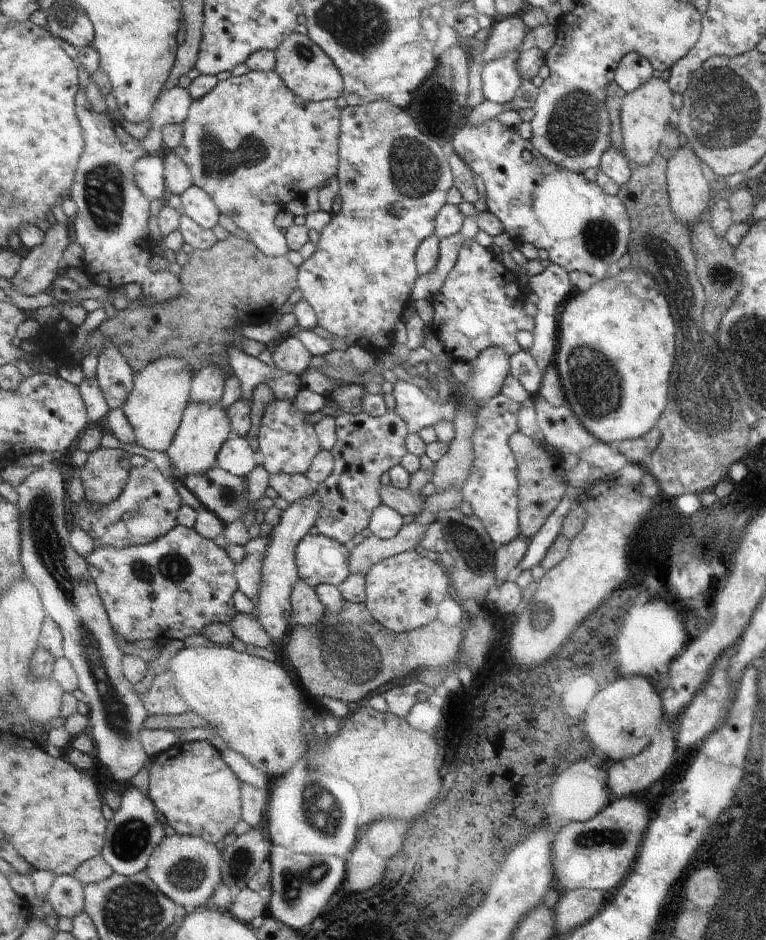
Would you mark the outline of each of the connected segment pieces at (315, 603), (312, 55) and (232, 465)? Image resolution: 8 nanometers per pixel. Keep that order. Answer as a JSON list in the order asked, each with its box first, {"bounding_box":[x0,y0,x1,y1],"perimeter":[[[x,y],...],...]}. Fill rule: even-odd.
[{"bounding_box":[292,578,327,628],"perimeter":[[[301,578],[292,591],[292,607],[292,625],[305,628],[319,624],[327,612],[315,588]]]},{"bounding_box":[275,34,344,102],"perimeter":[[[290,34],[275,51],[277,66],[275,72],[283,78],[287,88],[307,102],[321,102],[343,96],[344,78],[338,65],[309,35]]]},{"bounding_box":[218,436,257,477],"perimeter":[[[232,436],[218,454],[218,466],[231,474],[243,477],[257,468],[255,453],[244,437]]]}]

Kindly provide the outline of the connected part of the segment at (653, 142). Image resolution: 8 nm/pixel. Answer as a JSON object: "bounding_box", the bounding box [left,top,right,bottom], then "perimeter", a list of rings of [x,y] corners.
{"bounding_box":[620,77,675,166],"perimeter":[[[651,77],[641,88],[637,88],[635,92],[626,93],[622,98],[620,118],[623,150],[629,161],[646,166],[654,162],[667,132],[669,116],[675,112],[671,102],[674,93],[668,80]]]}

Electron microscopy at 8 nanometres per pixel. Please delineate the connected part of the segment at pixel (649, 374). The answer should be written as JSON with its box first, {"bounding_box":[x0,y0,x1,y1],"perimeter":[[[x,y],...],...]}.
{"bounding_box":[556,266,678,444],"perimeter":[[[629,266],[620,272],[614,271],[602,281],[597,282],[584,292],[577,292],[571,300],[567,301],[559,315],[559,344],[556,356],[556,365],[559,364],[558,370],[562,376],[564,390],[566,392],[569,407],[581,420],[584,428],[593,432],[599,441],[613,444],[619,441],[639,438],[645,436],[653,426],[660,425],[659,418],[667,408],[667,400],[669,400],[669,380],[671,380],[671,372],[675,366],[675,348],[677,348],[678,329],[675,324],[674,314],[671,312],[670,301],[667,300],[666,293],[663,292],[660,284],[653,276],[649,276],[647,271],[639,267]]]}

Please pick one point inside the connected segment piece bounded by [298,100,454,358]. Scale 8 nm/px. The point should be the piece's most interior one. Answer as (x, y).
(394, 177)

